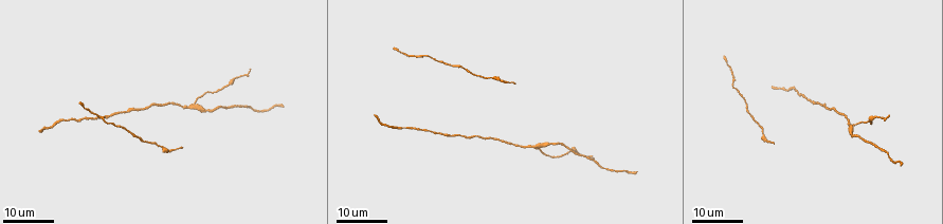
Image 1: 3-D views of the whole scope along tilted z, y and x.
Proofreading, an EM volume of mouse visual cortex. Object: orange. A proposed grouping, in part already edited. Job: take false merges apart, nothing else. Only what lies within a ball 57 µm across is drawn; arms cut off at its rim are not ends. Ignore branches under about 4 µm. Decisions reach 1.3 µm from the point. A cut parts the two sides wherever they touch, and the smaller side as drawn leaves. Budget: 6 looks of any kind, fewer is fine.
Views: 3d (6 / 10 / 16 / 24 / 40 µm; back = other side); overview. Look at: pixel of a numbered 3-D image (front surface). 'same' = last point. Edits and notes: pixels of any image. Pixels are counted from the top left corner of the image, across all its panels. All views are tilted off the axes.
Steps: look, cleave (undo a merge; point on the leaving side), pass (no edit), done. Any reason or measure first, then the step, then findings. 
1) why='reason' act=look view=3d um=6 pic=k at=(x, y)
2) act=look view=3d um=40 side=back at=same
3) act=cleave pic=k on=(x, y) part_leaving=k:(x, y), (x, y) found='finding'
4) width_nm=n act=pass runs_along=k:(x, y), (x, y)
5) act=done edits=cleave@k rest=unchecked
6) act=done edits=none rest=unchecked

why='calibre changes' act=look view=3d um=16 pic=1 at=(161, 148)

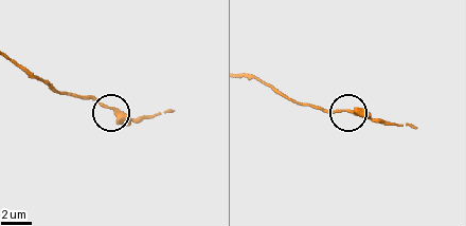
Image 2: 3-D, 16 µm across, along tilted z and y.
act=look view=3d um=6 pic=2 at=(350, 109)

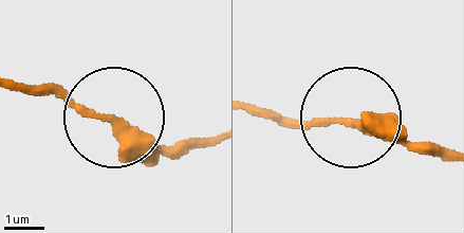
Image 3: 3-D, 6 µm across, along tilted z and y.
act=pass found='one cell here'

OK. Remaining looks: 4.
why='calibre changes' act=look view=3d um=24 pic=1 at=(855, 136)

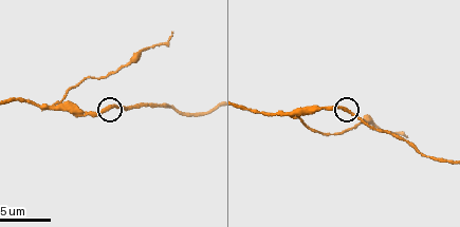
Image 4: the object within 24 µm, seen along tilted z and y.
act=look view=3d um=10 pic=4 at=(342, 109)

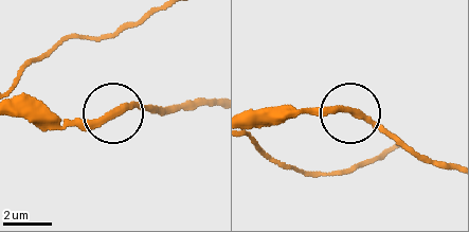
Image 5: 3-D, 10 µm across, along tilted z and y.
act=look view=3d um=10 side=back pic=5 at=(120, 112)

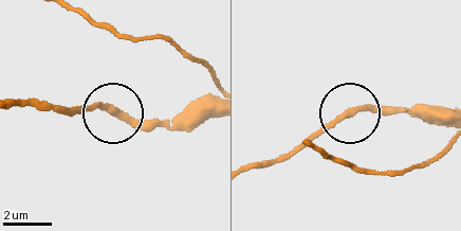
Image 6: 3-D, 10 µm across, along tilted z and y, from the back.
act=pass runs_along=6:(449, 119), (405, 108), (352, 109), (299, 147) found='continuous, no second cell'

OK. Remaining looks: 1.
why='a narrow waist' act=look view=3d um=6 pic=4 at=(405, 141)

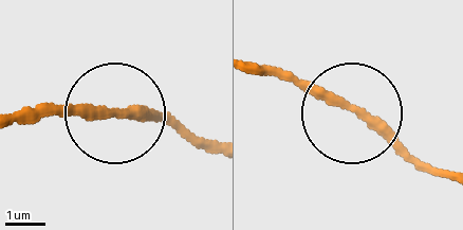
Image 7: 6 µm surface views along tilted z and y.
act=pass runs_along=7:(258, 66), (318, 87), (421, 167) found='one cell here'

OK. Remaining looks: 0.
act=done edits=none rest=unchecked

